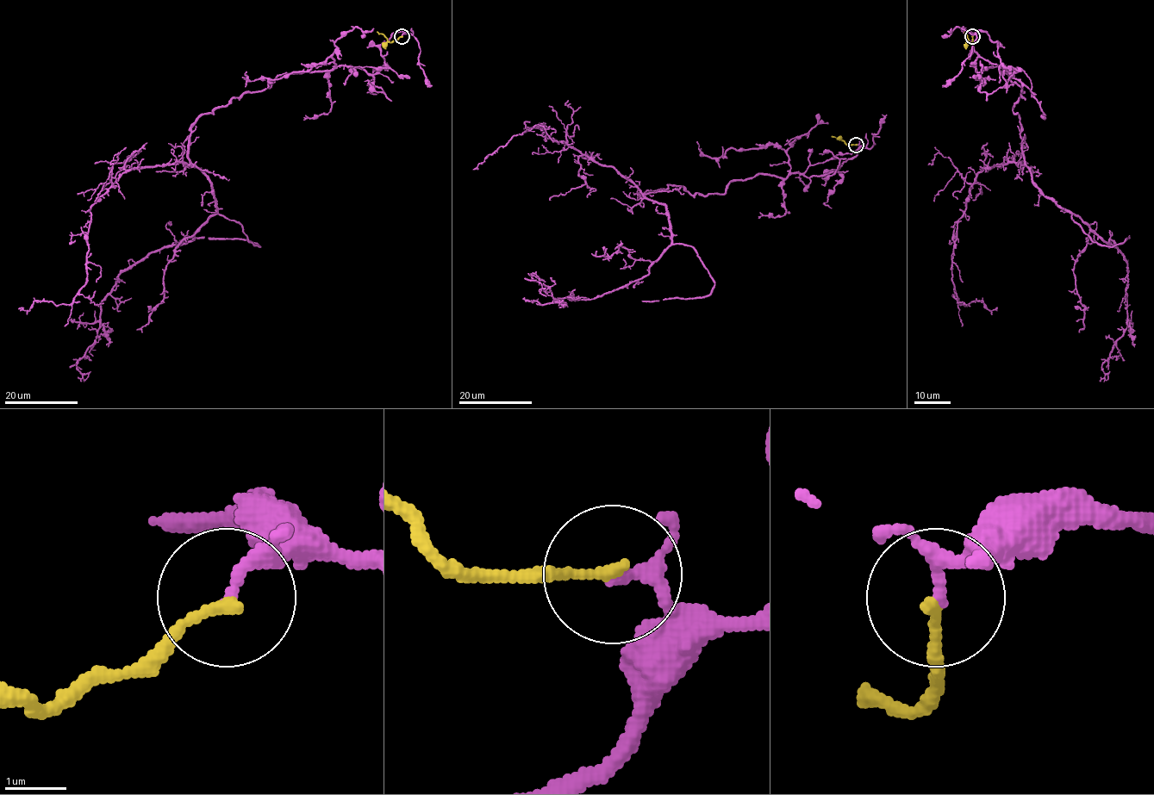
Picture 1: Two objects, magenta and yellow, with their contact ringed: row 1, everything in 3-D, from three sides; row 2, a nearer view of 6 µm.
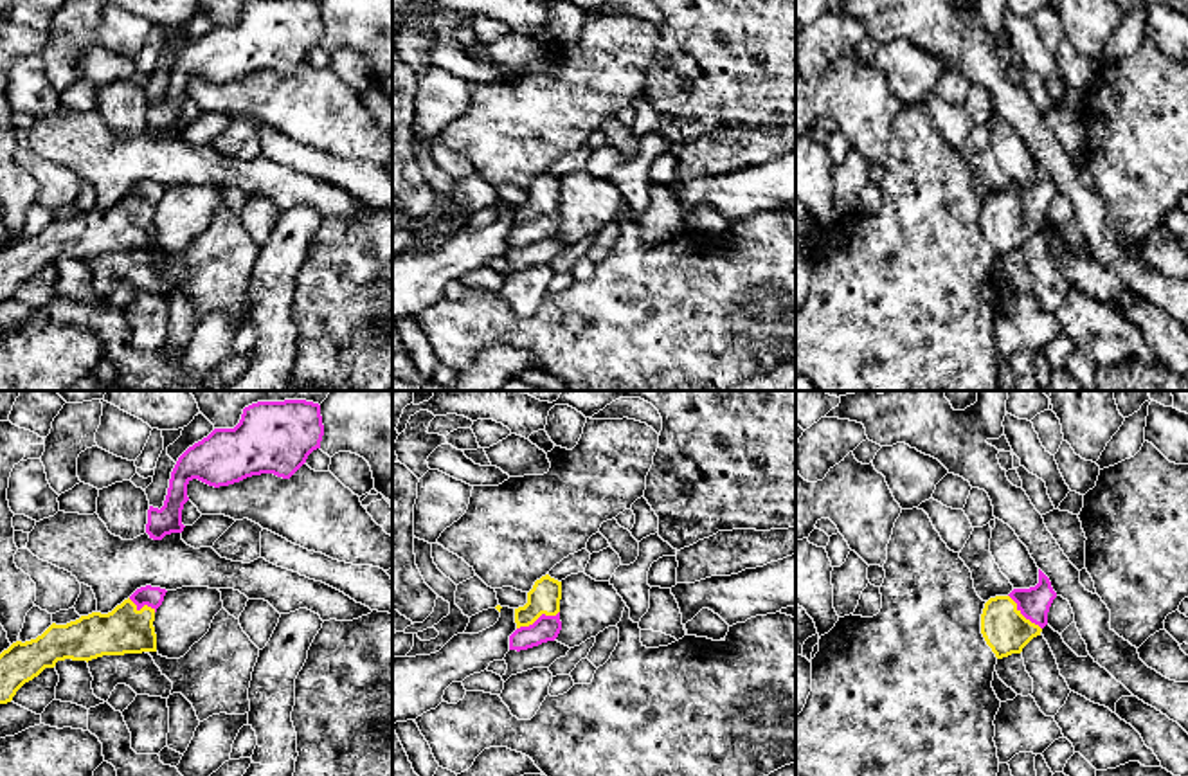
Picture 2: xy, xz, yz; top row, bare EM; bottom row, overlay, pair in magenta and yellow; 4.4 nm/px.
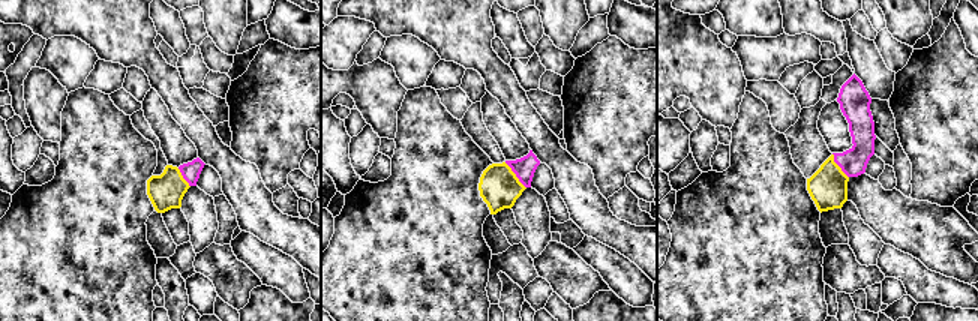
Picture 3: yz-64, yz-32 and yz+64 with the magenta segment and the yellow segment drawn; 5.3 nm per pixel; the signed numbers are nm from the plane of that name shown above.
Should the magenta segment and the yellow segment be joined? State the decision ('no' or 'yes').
yes

